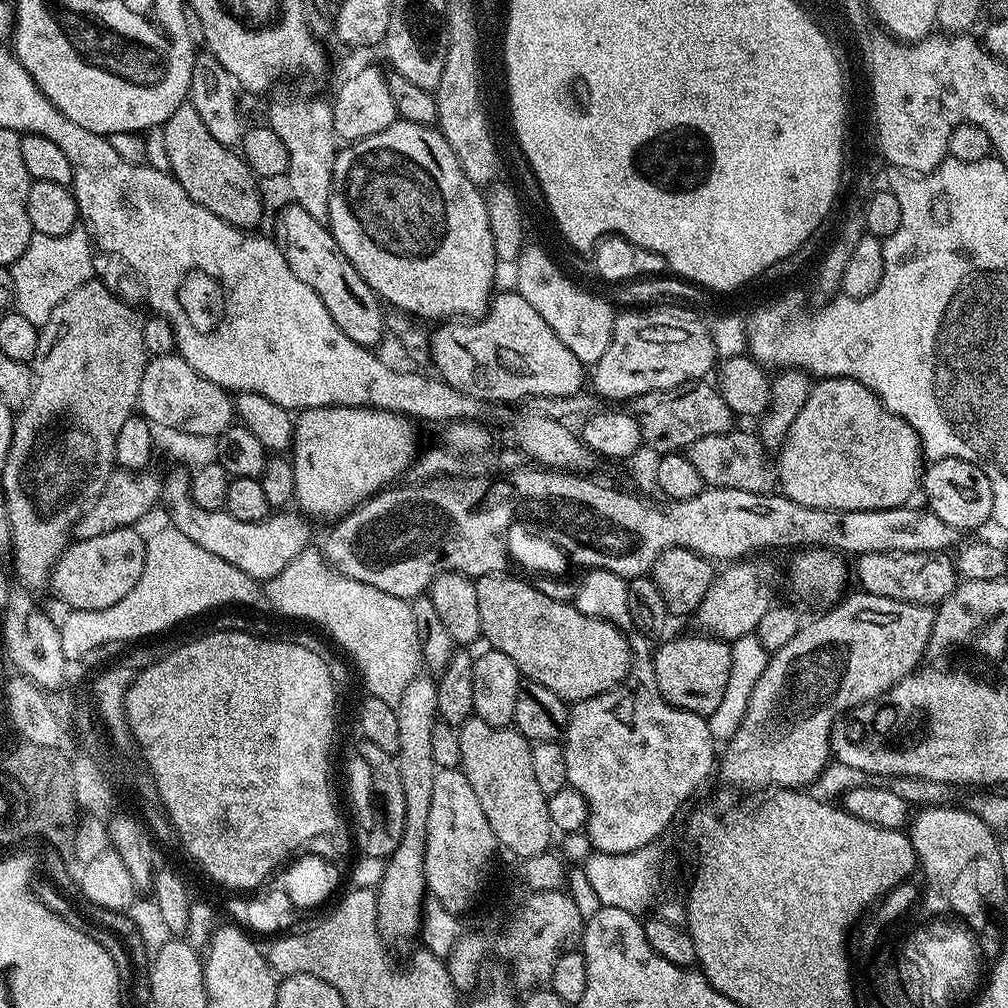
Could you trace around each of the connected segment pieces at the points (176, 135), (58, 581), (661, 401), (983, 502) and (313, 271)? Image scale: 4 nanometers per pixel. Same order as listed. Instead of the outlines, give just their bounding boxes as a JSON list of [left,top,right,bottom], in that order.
[[162,103,264,230],[50,527,146,610],[630,379,734,454],[922,458,994,530],[274,202,385,349]]

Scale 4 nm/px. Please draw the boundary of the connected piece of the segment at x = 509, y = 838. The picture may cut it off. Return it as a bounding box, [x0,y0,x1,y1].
[460,718,554,858]

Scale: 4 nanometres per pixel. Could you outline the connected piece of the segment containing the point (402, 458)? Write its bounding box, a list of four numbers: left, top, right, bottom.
[290,408,418,522]

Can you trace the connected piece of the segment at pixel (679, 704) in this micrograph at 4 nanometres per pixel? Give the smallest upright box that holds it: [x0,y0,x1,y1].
[652,635,732,718]

